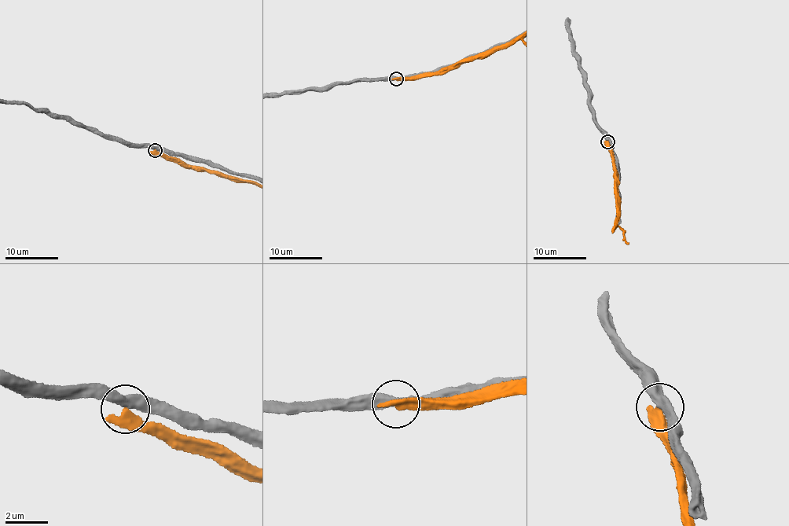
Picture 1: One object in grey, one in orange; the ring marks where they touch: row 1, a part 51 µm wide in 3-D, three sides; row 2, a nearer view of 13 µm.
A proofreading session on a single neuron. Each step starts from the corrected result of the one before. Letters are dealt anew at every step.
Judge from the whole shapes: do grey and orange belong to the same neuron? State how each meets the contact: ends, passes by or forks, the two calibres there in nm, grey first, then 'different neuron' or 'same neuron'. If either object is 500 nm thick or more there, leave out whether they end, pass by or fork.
440 nm thick on the grey side, 500 nm on the other; different neuron

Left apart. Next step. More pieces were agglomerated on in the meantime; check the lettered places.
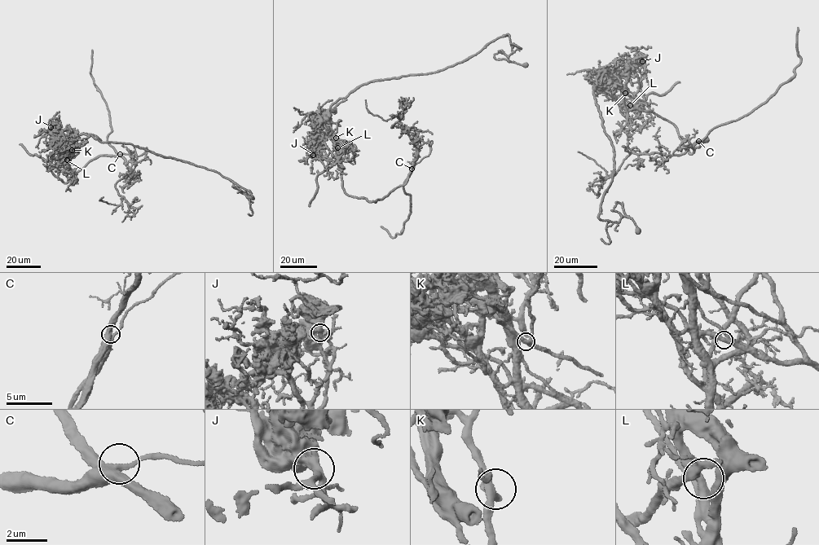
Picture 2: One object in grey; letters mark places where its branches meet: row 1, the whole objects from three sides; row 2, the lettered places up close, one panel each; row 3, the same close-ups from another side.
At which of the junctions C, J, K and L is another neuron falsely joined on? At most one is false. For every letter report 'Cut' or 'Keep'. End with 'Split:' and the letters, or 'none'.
C: Keep
J: Cut
K: Keep
L: Keep
Split: J

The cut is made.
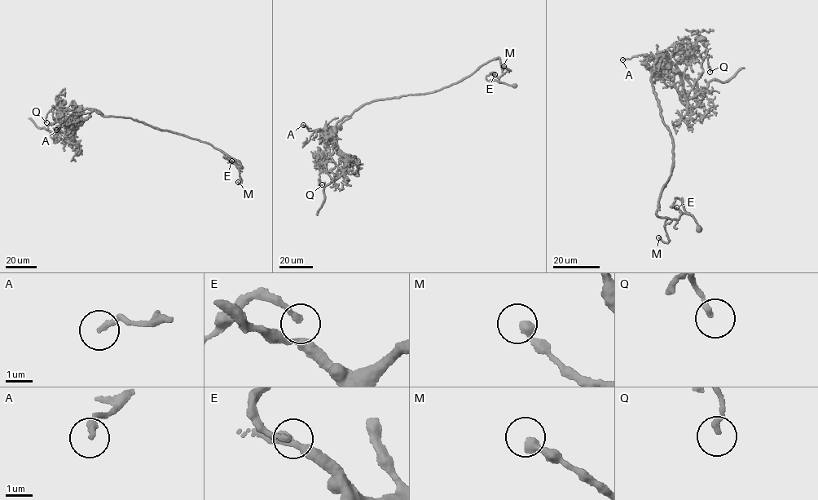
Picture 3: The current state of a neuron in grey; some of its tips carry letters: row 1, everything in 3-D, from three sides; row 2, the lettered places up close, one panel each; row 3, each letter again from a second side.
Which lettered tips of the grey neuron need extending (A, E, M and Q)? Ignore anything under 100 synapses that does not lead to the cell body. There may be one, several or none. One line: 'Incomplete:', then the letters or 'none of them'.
Incomplete: none of them

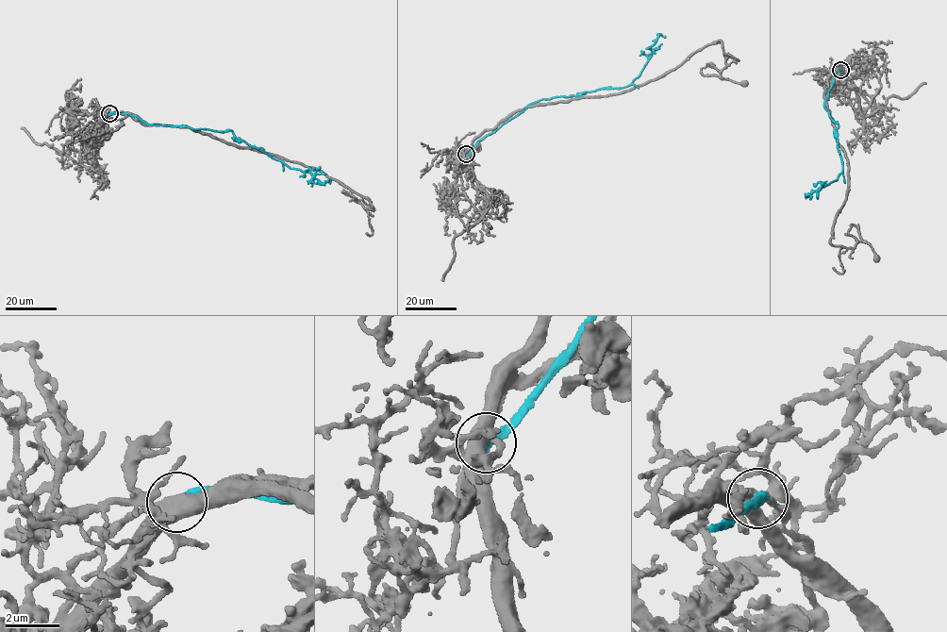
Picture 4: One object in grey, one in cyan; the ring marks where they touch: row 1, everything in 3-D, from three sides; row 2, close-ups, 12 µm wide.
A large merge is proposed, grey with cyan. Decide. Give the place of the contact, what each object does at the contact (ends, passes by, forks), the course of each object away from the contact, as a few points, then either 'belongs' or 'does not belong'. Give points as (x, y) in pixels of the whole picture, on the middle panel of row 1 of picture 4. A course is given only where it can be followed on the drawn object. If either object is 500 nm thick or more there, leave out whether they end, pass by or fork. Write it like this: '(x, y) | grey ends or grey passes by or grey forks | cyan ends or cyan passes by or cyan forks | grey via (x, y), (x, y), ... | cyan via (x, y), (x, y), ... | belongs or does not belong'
(466, 154) | grey forks | cyan ends | grey via (466, 154), (479, 135), (516, 111), (632, 89), (720, 41), (725, 67), (719, 76), (702, 74), (714, 65) | cyan via (466, 154), (477, 141), (535, 102), (629, 85), (651, 55), (651, 46), (658, 35), (665, 37) | does not belong

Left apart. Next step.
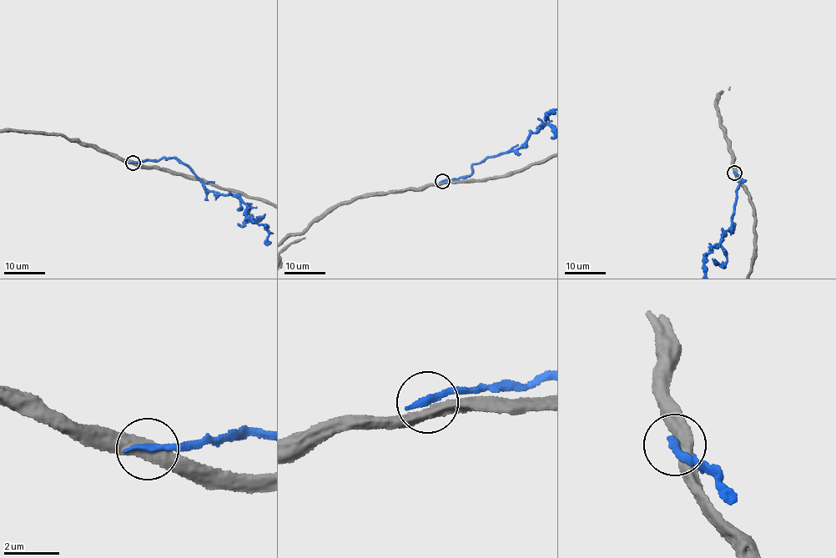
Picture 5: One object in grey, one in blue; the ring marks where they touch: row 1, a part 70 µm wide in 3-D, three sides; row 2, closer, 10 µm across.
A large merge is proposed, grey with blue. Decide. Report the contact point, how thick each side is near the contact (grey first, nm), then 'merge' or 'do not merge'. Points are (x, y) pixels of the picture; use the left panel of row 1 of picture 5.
at (133, 163); 440 nm thick on the grey side, 280 nm on the other; do not merge

